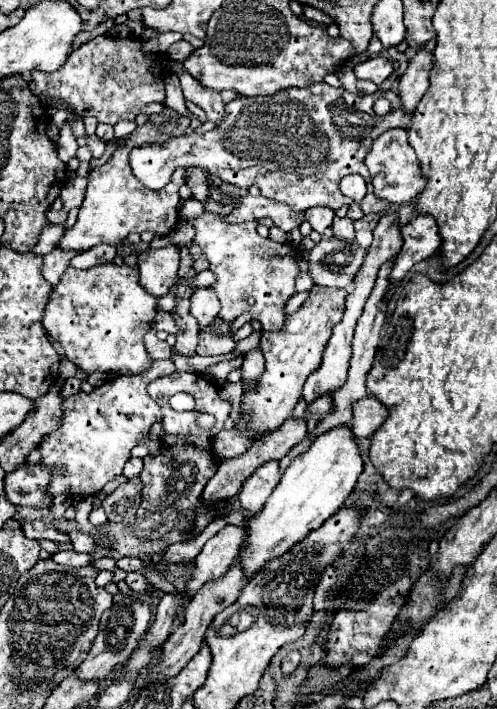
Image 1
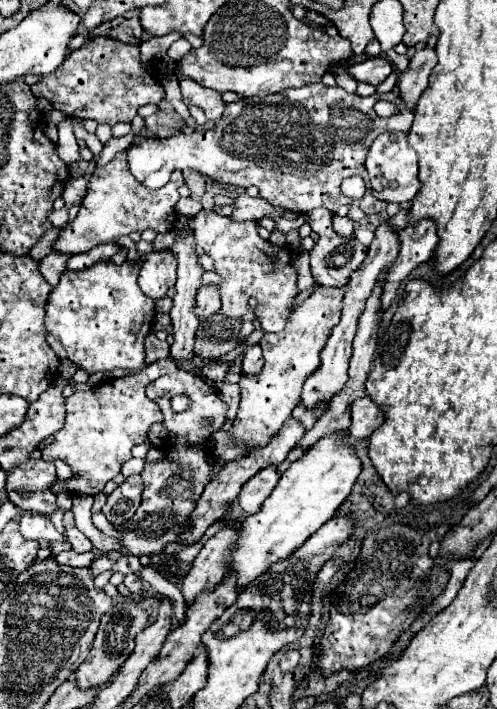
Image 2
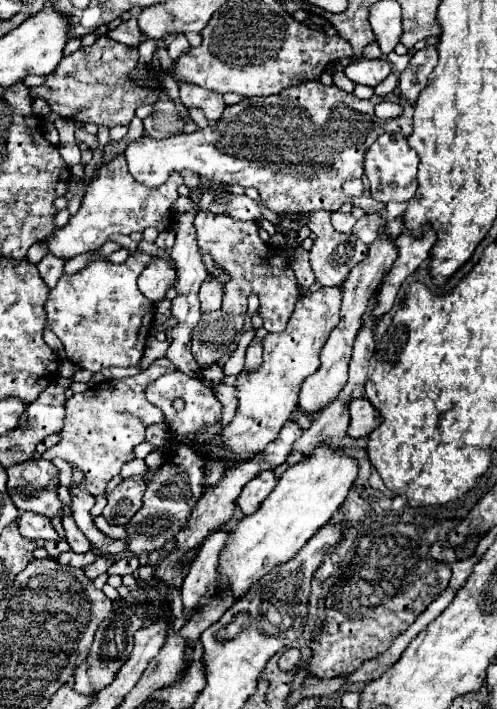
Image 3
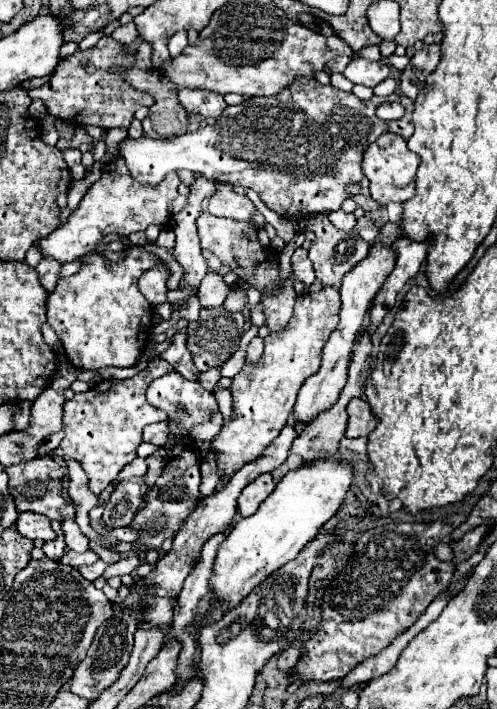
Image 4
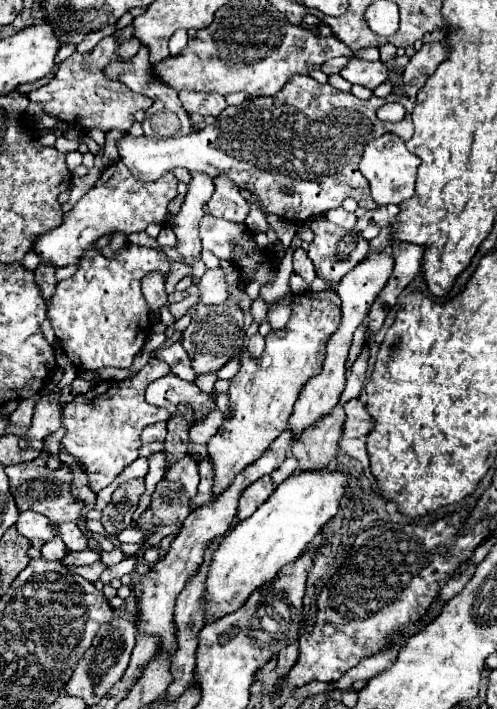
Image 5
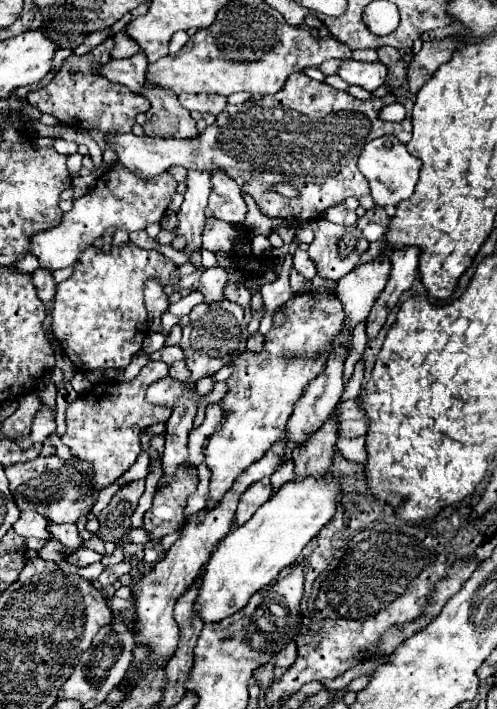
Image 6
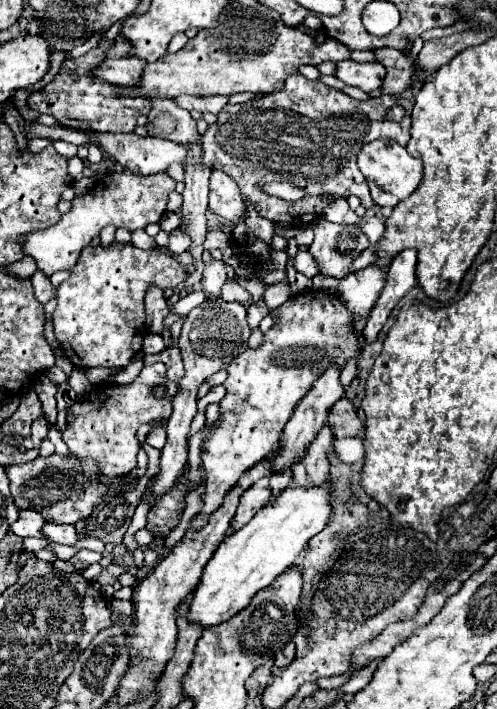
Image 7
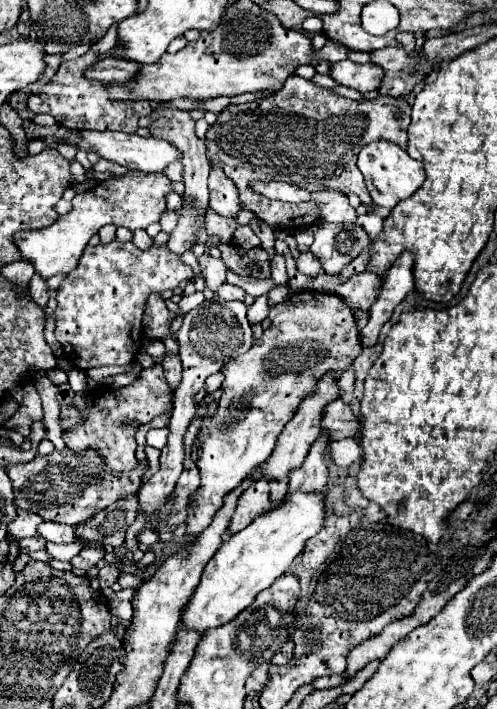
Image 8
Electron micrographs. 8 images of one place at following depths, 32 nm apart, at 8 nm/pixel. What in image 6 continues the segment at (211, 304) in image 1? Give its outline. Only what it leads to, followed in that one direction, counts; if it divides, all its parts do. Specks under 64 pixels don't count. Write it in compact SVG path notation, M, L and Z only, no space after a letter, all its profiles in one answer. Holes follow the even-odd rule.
M222 264L206 268L198 282L198 290L204 294L204 302L220 302L224 300L224 284L228 282L228 272Z

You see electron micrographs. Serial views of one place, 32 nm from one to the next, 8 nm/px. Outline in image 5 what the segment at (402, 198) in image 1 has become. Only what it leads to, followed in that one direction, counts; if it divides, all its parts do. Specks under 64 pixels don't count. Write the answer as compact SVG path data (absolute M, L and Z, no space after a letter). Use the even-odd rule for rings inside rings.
M384 134L370 144L366 144L362 158L360 158L360 172L370 182L372 198L380 206L388 204L400 204L402 200L408 200L414 194L414 182L416 182L416 170L420 166L420 158L408 152L406 144L392 134Z

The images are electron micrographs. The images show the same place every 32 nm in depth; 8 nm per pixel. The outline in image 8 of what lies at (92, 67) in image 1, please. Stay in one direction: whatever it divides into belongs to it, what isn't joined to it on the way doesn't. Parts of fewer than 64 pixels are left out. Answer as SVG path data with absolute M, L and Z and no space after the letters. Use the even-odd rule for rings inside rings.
M86 52L84 56L62 62L58 72L52 76L48 84L42 86L38 94L28 98L28 108L34 114L52 114L56 122L68 130L92 128L92 130L118 130L134 134L138 128L138 120L152 112L152 106L146 100L140 102L112 102L108 100L108 88L98 80L84 78L84 70L98 60L98 54Z

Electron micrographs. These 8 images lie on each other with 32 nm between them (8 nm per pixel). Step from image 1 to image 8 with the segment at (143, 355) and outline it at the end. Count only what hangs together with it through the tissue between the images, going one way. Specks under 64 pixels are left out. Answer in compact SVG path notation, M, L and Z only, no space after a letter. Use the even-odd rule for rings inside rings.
M112 240L110 244L96 244L88 246L80 258L76 270L72 270L56 290L56 340L62 344L68 360L78 370L90 370L98 366L112 366L112 364L130 364L134 362L144 326L144 306L152 292L162 292L160 288L176 288L186 278L194 276L192 268L180 260L180 254L168 250L168 246L150 246L148 250L136 248L132 242Z

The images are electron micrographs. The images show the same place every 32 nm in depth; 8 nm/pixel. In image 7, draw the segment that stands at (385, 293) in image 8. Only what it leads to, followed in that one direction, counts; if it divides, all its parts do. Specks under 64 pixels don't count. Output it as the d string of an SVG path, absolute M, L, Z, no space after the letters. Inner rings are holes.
M402 250L392 260L392 264L388 268L386 284L382 288L382 294L380 294L380 298L376 300L376 304L370 312L368 324L362 330L366 344L376 342L378 332L386 324L386 320L388 320L390 312L394 310L394 306L402 300L402 296L408 290L412 290L416 286L416 274L414 274L416 266L414 264L416 264L416 250Z

